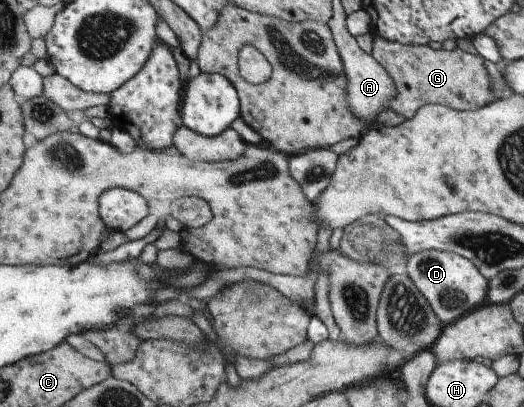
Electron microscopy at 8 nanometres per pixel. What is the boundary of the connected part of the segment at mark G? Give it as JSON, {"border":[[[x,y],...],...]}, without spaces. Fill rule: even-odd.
{"border":[[[371,32],[373,39],[372,54],[391,78],[395,95],[388,101],[386,109],[391,109],[405,120],[416,115],[427,104],[439,104],[454,110],[476,110],[493,99],[489,86],[489,76],[479,54],[471,54],[454,48],[451,51],[432,49],[425,45],[407,44],[386,40]]]}

